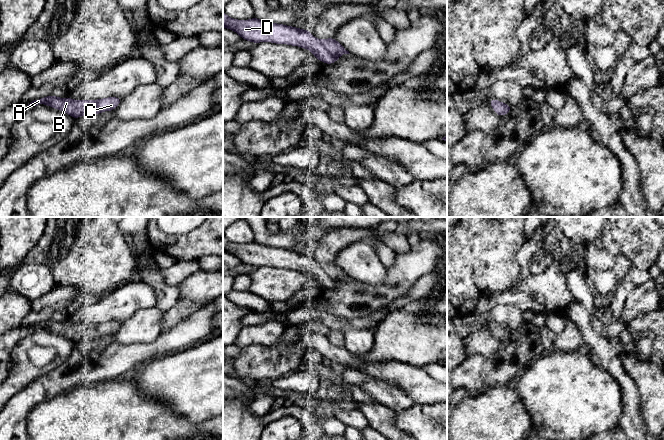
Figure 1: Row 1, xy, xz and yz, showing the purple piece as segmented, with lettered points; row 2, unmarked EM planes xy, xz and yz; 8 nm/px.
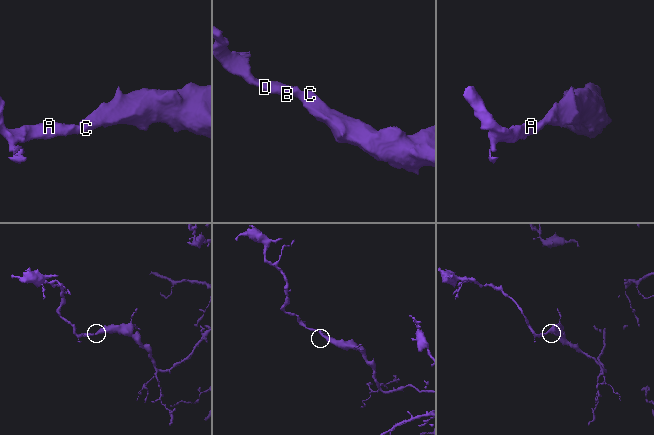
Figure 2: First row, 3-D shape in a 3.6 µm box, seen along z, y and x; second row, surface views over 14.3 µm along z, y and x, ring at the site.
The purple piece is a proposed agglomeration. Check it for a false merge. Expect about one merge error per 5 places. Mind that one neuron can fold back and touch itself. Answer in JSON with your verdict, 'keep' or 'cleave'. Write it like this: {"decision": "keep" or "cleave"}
{"decision": "keep"}

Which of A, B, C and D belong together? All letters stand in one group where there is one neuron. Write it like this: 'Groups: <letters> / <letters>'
Groups: A B C D

